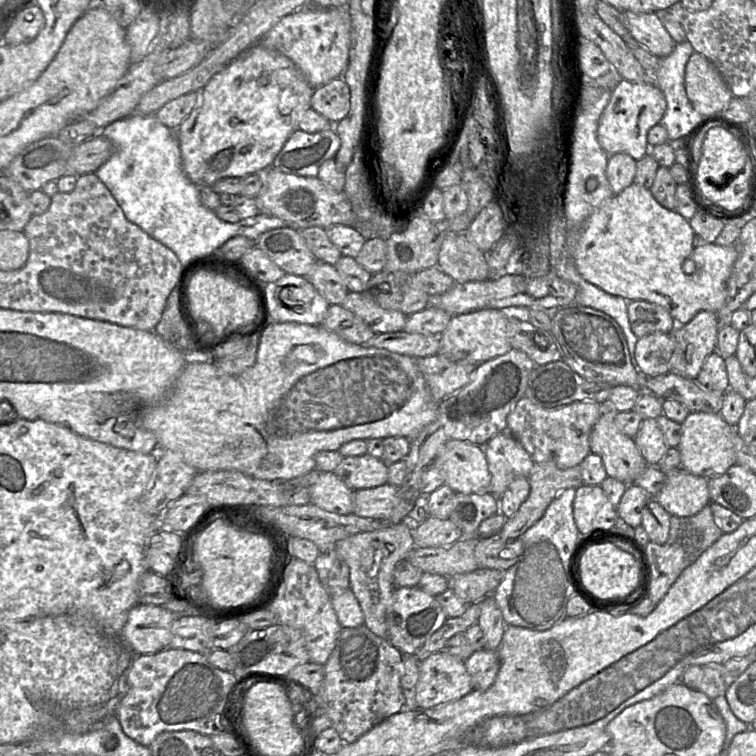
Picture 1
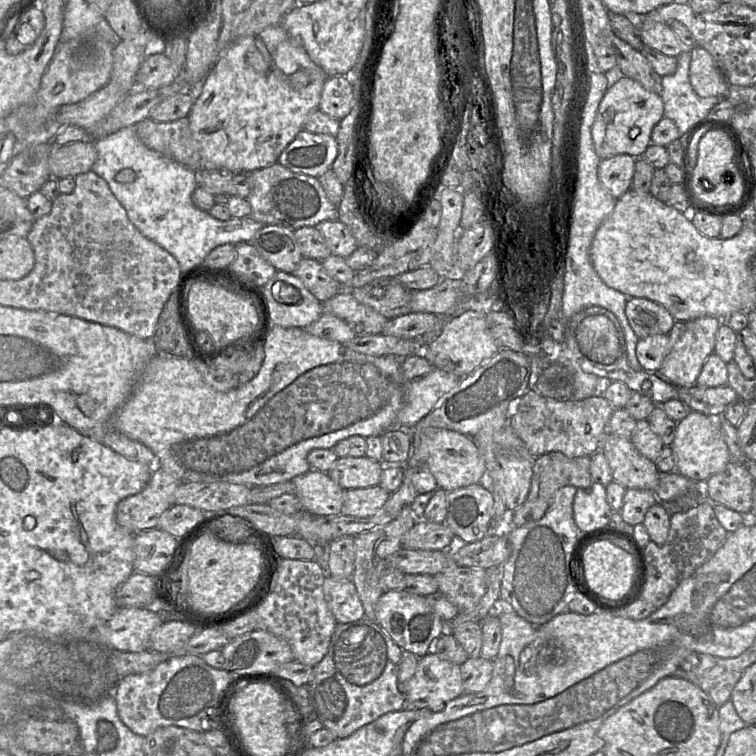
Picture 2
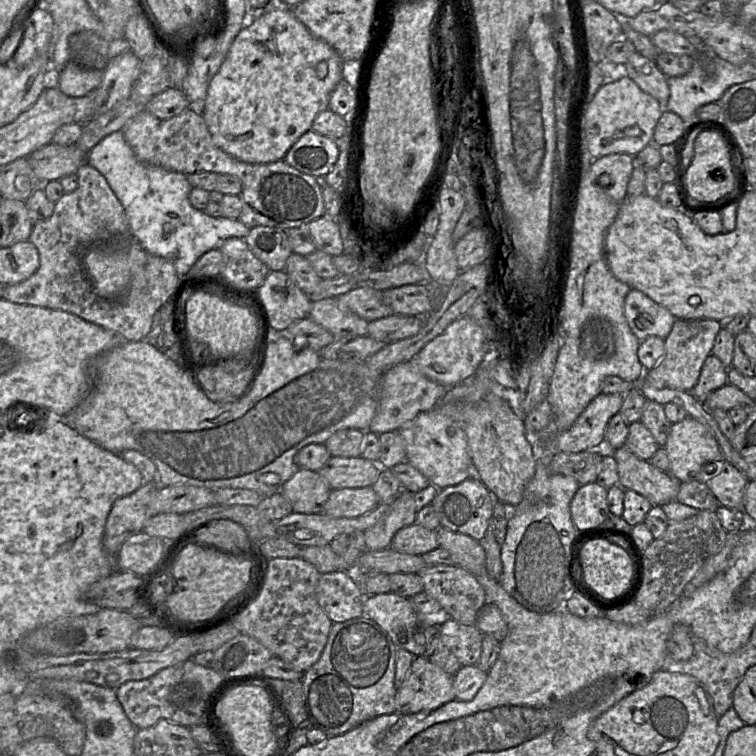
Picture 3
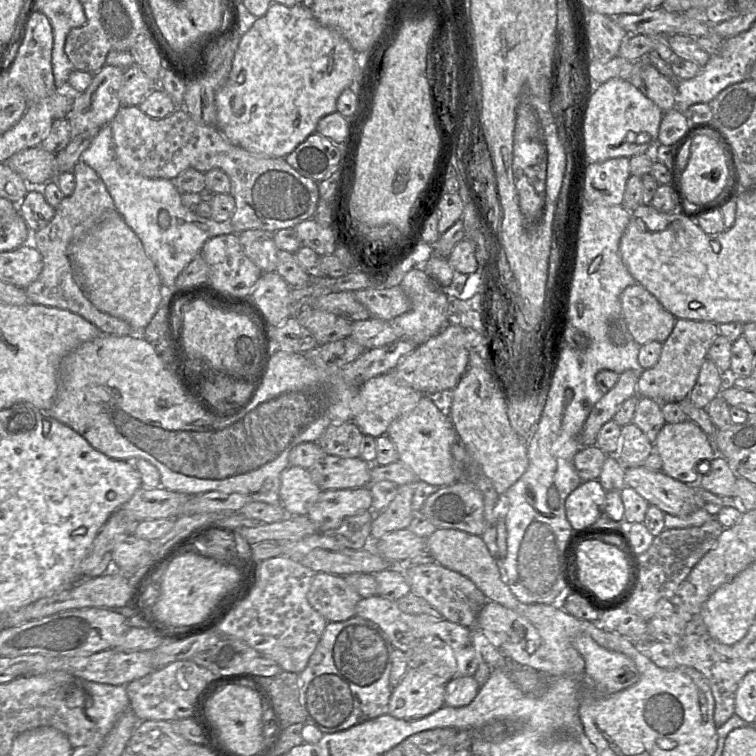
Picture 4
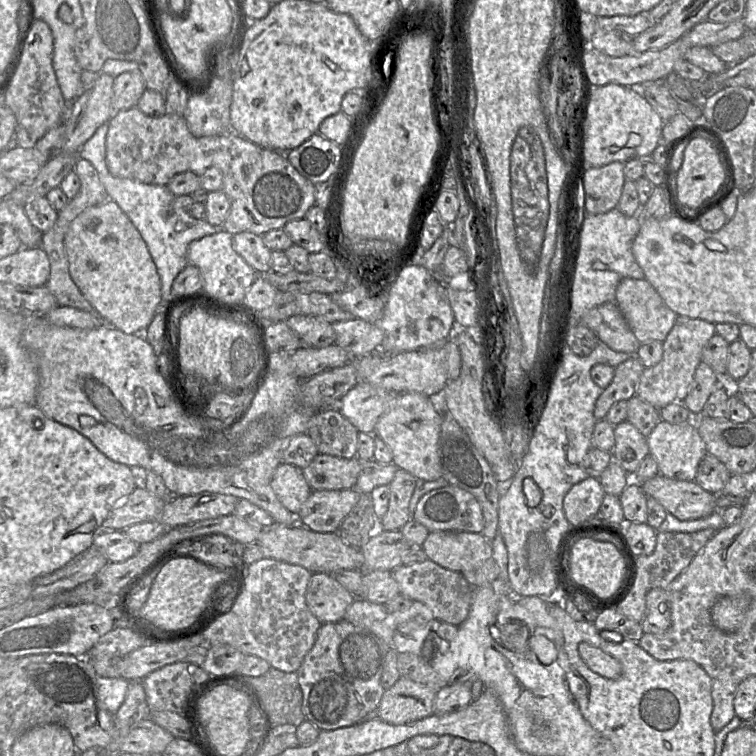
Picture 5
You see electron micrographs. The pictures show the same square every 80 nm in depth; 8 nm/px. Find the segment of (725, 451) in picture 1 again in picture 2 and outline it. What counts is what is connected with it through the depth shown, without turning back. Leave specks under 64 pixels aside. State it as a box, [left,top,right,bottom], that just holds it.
[669,411,731,483]

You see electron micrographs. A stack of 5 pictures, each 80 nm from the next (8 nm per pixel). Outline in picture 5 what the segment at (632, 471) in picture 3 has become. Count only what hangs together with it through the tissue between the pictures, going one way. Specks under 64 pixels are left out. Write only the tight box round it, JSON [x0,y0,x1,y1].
[639,473,717,521]

